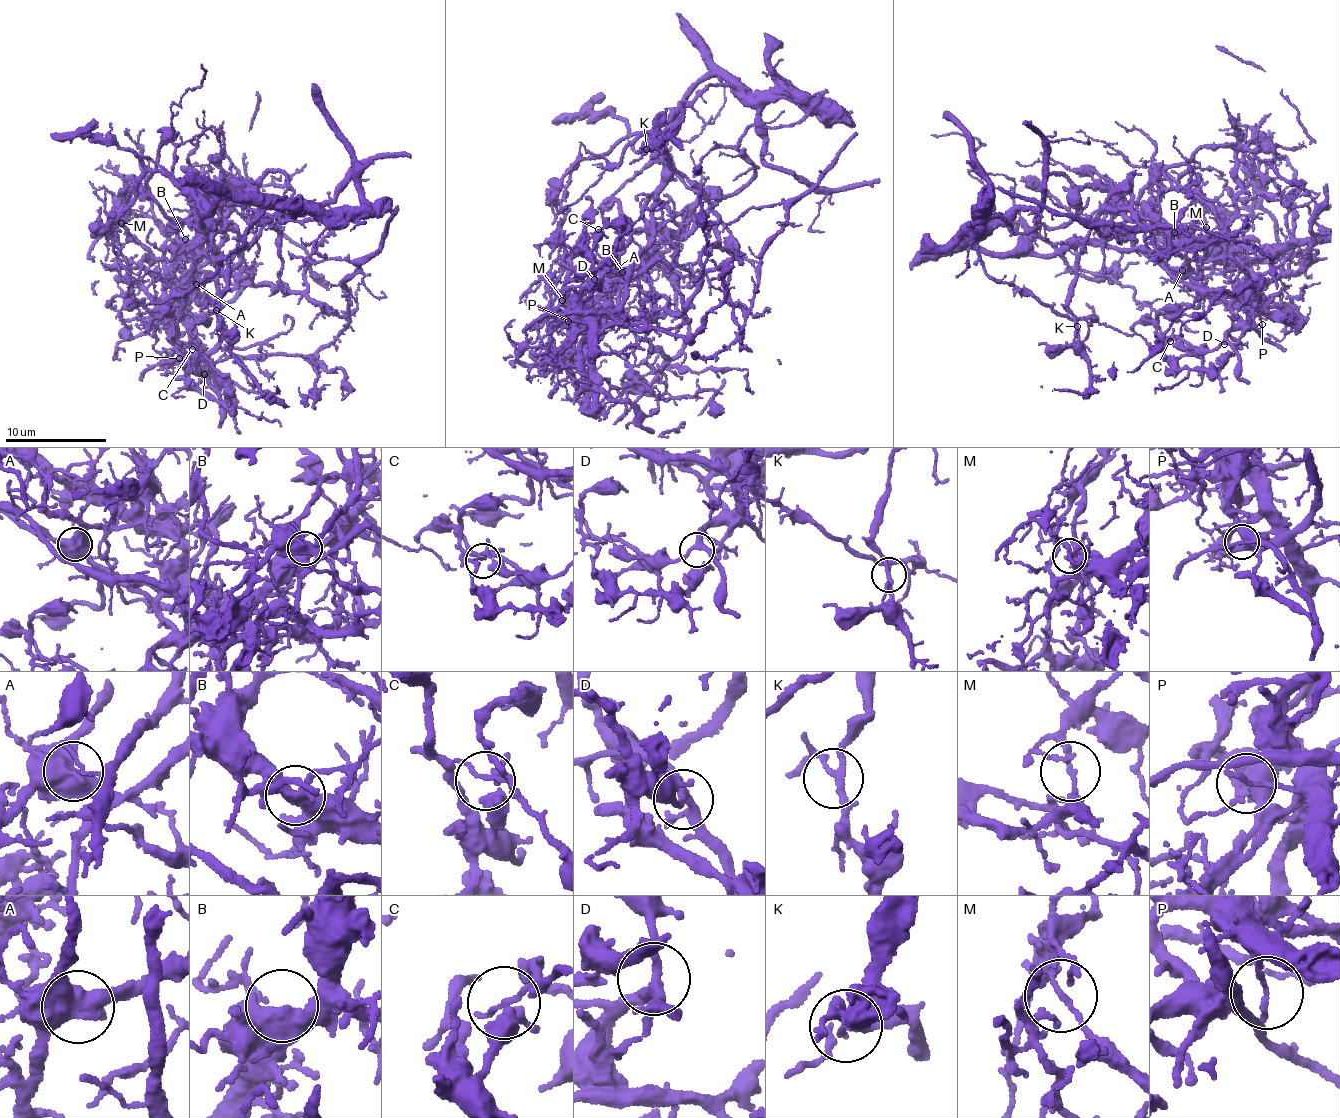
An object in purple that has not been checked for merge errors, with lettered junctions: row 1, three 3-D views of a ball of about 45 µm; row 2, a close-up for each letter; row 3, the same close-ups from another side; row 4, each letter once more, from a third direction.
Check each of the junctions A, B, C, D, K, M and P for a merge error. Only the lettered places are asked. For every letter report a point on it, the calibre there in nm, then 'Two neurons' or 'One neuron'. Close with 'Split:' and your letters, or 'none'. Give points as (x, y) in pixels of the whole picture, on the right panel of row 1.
A: Place: (1182, 270). Thickness 650 nm. Two neurons
B: Place: (1174, 232). Thickness 500 nm. One neuron
C: Place: (1170, 341). Thickness 150 nm. One neuron
D: Place: (1224, 344). Thickness 280 nm. One neuron
K: Place: (1077, 326). Thickness 200 nm. One neuron
M: Place: (1206, 227). Thickness 100 nm. Two neurons
P: Place: (1262, 324). Thickness 100 nm. Two neurons
Split: A, M, P

